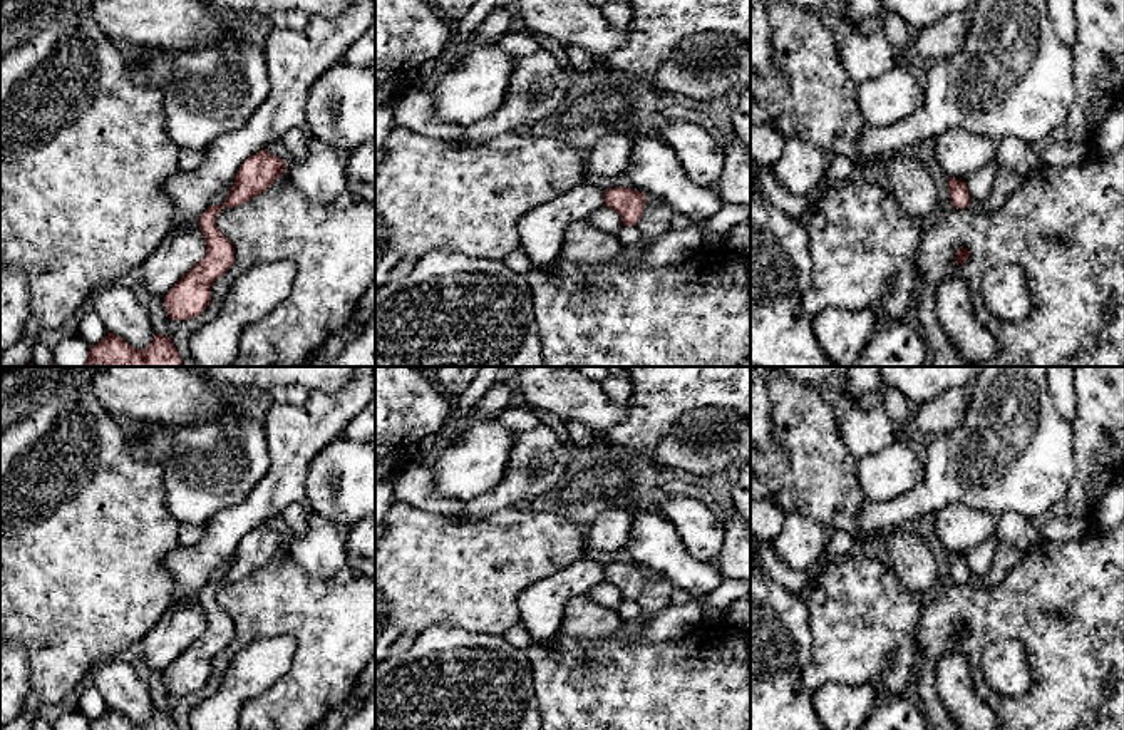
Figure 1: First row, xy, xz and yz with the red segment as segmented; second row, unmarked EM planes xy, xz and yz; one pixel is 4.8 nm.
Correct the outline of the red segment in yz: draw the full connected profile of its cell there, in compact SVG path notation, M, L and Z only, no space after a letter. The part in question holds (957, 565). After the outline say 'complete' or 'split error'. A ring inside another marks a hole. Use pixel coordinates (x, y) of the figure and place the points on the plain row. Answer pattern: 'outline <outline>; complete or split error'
outline M956 553L948 554L948 569L953 583L968 583L972 578L965 556L960 556Z; complete

